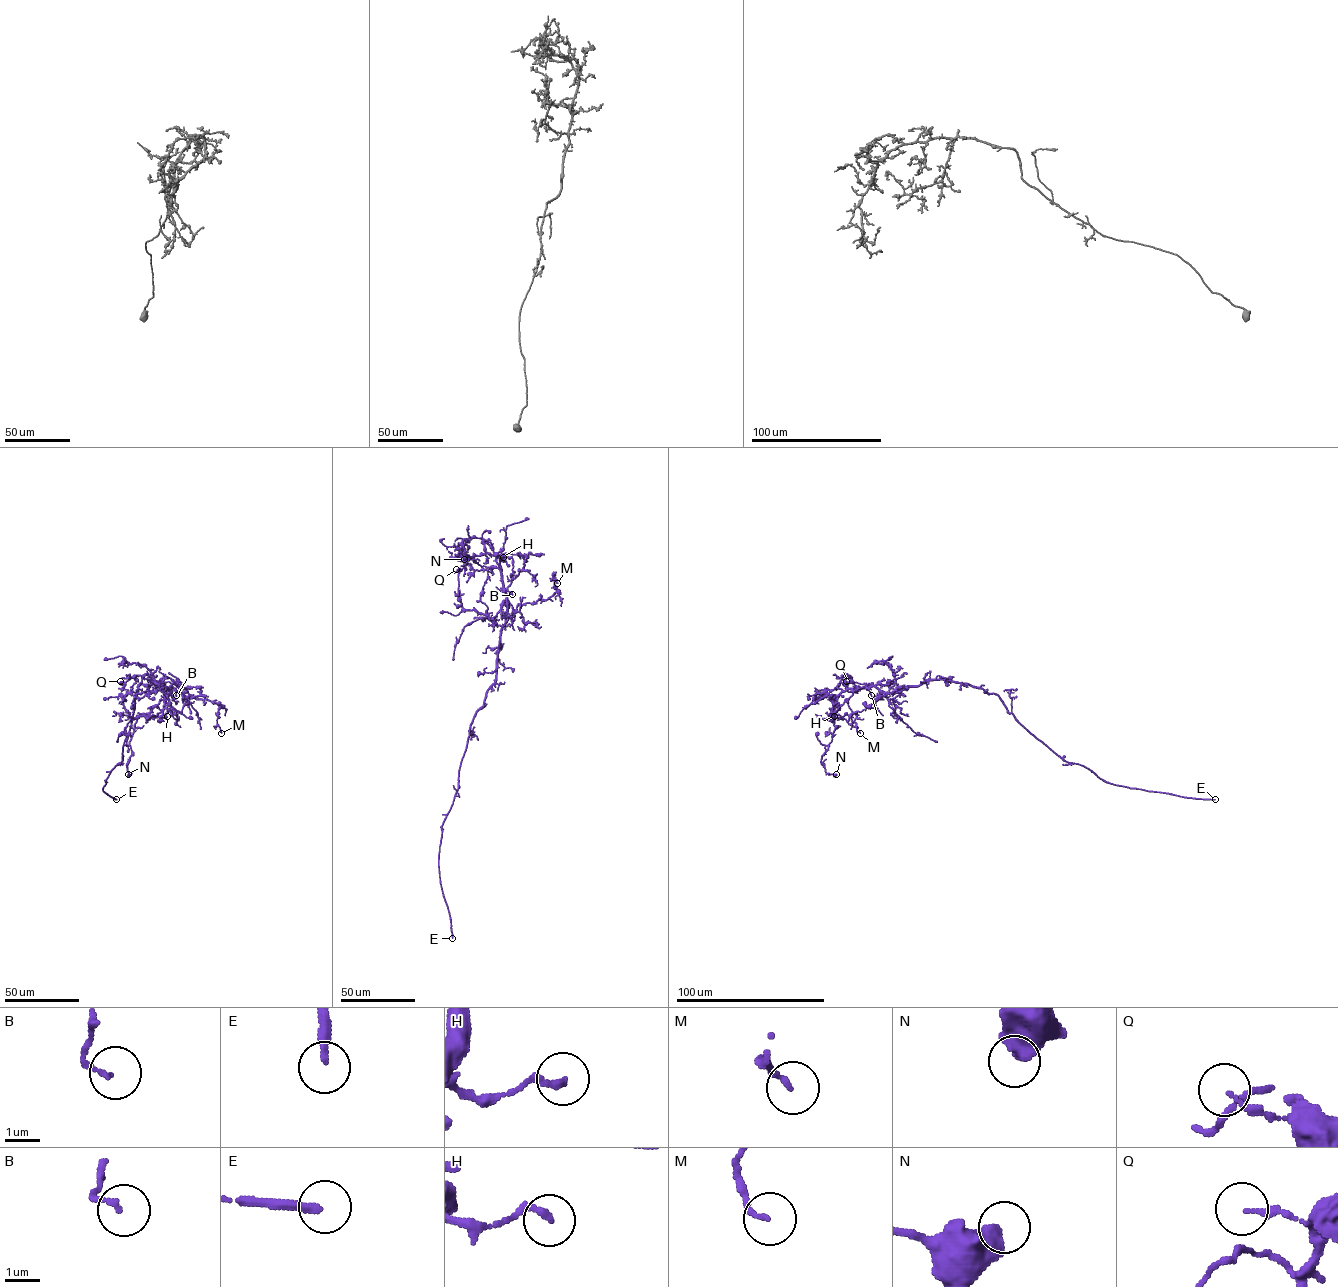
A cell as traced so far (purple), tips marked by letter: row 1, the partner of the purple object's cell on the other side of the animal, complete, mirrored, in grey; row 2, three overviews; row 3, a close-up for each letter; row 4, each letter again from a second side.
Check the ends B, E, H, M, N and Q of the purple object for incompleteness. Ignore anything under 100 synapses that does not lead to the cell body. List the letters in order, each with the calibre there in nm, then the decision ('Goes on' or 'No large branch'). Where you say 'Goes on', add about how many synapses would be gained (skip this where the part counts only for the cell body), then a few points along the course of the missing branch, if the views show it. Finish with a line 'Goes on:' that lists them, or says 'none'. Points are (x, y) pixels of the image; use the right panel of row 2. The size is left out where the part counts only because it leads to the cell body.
B: Thickness 120 nm. No large branch
E: Thickness 240 nm. Goes on. Course of what is missing: (1215, 799), (1238, 802), (1295, 832), (1311, 831)
H: Thickness 200 nm. No large branch
M: Thickness 150 nm. No large branch
N: Thickness 550 nm. No large branch
Q: Thickness 140 nm. No large branch
Goes on: E

